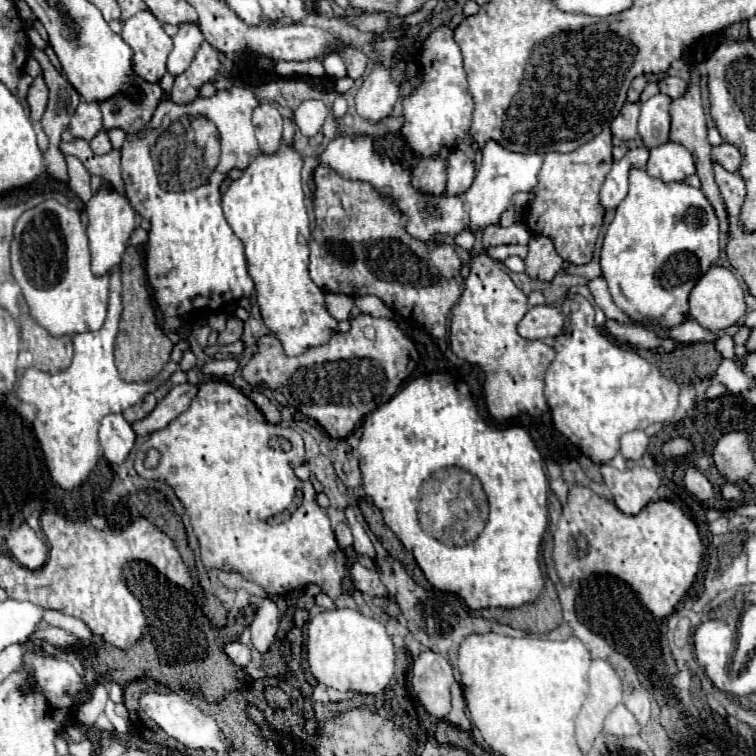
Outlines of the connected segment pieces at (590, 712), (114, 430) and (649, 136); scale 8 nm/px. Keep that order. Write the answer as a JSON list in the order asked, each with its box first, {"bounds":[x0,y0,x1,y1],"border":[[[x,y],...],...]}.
[{"bounds":[576,659,622,753],"border":[[[594,659],[588,671],[590,693],[576,719],[576,739],[584,753],[590,751],[592,741],[602,731],[606,715],[622,703],[622,681],[614,667],[604,659]]]},{"bounds":[98,413,136,465],"border":[[[122,413],[106,415],[100,423],[98,437],[100,437],[104,457],[116,465],[120,465],[128,457],[136,439],[130,423],[124,419]]]},{"bounds":[638,93,670,147],"border":[[[658,93],[650,97],[640,107],[640,121],[638,121],[638,133],[646,147],[656,147],[668,141],[670,131],[670,97],[664,93]]]}]

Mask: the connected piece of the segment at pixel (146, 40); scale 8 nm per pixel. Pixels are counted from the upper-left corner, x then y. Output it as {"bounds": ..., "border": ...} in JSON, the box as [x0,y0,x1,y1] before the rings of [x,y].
{"bounds":[120,11,172,83],"border":[[[140,11],[140,13],[132,15],[132,17],[124,23],[120,37],[122,37],[122,39],[132,47],[132,51],[134,51],[134,59],[132,59],[132,63],[134,63],[134,73],[136,73],[140,79],[148,81],[148,83],[158,83],[158,81],[164,77],[164,73],[166,73],[166,57],[168,57],[168,53],[170,53],[170,49],[172,49],[172,39],[164,33],[160,21],[158,21],[150,11]]]}

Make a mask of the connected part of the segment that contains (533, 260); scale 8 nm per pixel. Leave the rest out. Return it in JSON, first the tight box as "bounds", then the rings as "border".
{"bounds":[526,235,562,281],"border":[[[534,235],[528,243],[530,253],[526,257],[526,273],[534,279],[550,281],[562,269],[562,257],[554,251],[554,241],[546,235]]]}

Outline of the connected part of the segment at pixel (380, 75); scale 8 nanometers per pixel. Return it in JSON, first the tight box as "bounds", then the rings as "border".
{"bounds":[356,61,398,121],"border":[[[374,61],[374,67],[356,95],[356,111],[360,117],[380,121],[394,111],[398,101],[398,85],[392,79],[388,65]]]}

